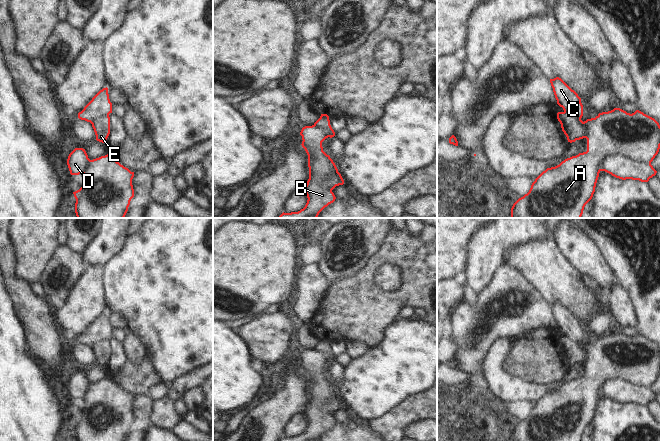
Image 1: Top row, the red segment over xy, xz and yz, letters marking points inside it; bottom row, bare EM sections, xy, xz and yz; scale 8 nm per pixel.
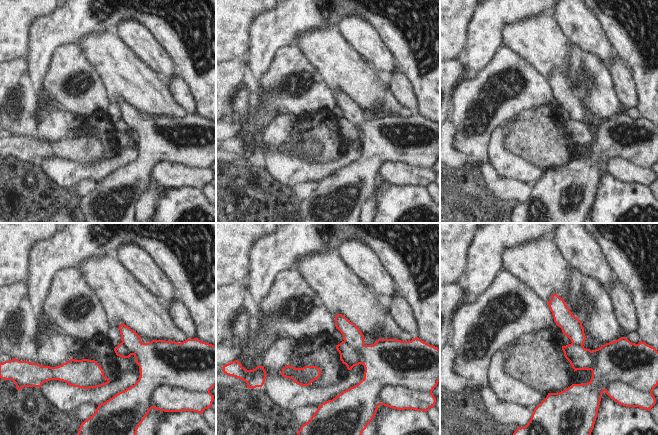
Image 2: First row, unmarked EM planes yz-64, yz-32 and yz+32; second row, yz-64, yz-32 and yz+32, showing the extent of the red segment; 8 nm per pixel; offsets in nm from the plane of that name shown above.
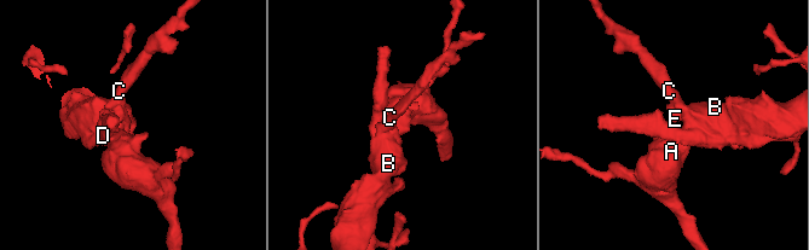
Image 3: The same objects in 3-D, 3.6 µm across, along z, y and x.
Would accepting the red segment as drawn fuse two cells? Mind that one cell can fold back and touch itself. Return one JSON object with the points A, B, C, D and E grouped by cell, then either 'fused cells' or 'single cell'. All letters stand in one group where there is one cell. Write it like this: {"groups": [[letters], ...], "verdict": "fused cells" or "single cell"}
{"groups": [["A", "B", "C"], ["D", "E"]], "verdict": "fused cells"}

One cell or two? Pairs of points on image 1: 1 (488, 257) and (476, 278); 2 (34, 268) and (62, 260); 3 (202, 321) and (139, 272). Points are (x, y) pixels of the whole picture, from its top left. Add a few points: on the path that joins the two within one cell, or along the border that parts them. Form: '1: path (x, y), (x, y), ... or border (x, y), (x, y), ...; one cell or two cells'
1: path (483, 262), (479, 273); one cell
2: border (58, 246), (38, 280); two cells
3: path (186, 305), (162, 281), (155, 281); one cell

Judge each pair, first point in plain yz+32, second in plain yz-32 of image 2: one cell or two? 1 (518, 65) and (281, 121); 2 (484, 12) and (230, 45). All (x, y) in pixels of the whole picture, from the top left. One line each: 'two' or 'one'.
1: two
2: two

